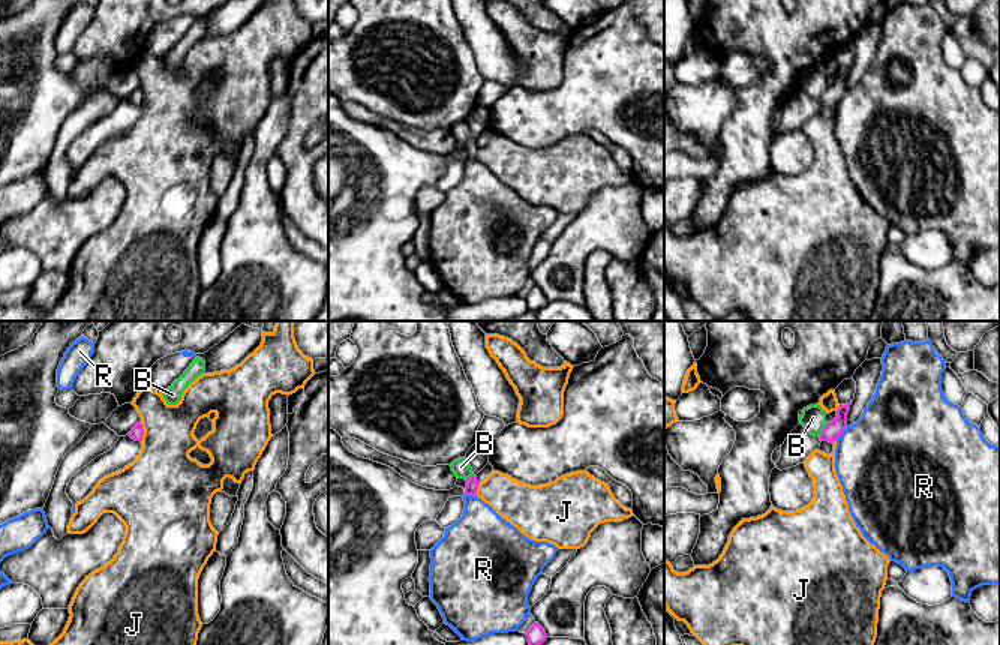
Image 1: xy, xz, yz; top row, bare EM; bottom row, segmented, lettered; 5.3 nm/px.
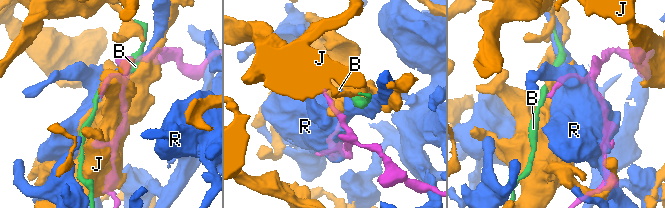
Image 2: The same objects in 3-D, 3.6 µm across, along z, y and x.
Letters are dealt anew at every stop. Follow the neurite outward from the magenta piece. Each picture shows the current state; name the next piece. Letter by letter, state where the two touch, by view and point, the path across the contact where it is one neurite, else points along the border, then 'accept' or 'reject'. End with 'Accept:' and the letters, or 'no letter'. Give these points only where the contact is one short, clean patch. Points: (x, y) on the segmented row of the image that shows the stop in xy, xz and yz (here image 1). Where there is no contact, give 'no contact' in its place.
B: yz (823, 431) | along yz (828, 423), (819, 437) | reject
J: xy (143, 432) | reject
R: yz (841, 432) | reject
Accept: no letter

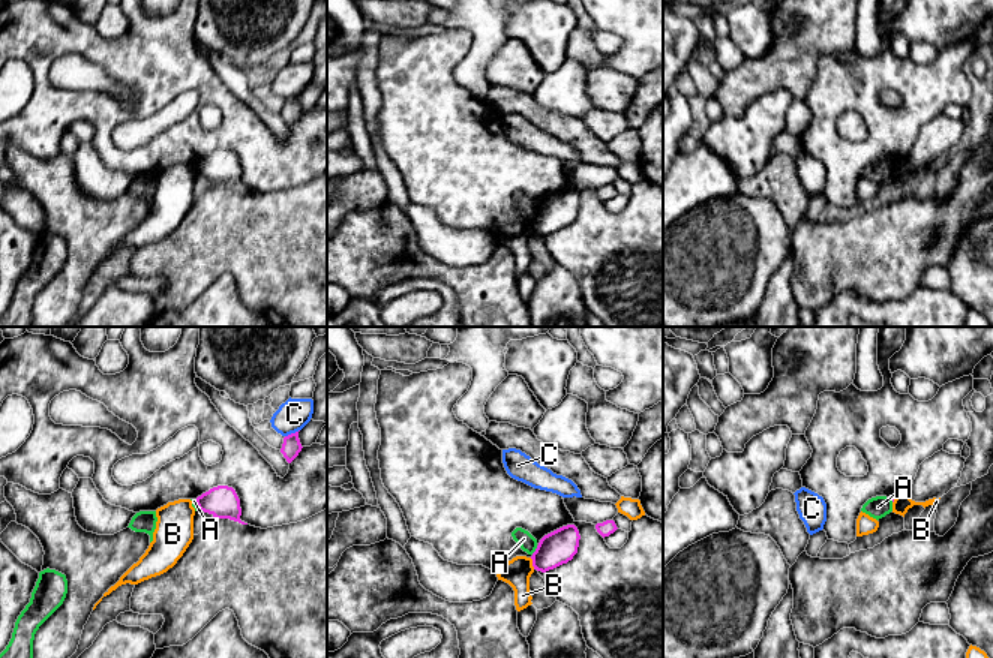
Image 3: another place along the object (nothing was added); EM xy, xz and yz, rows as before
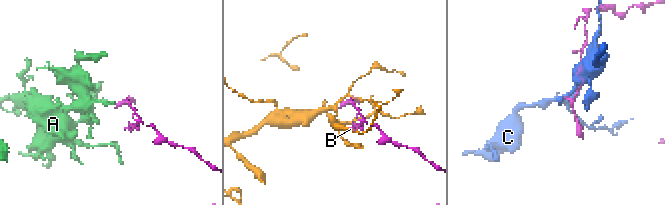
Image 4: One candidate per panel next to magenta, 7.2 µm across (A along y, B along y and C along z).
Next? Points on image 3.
A: xz (536, 550) | along xz (537, 546), (531, 553) | reject
B: xz (533, 564) | reject
C: xy (291, 433) | reject
Accept: no letter

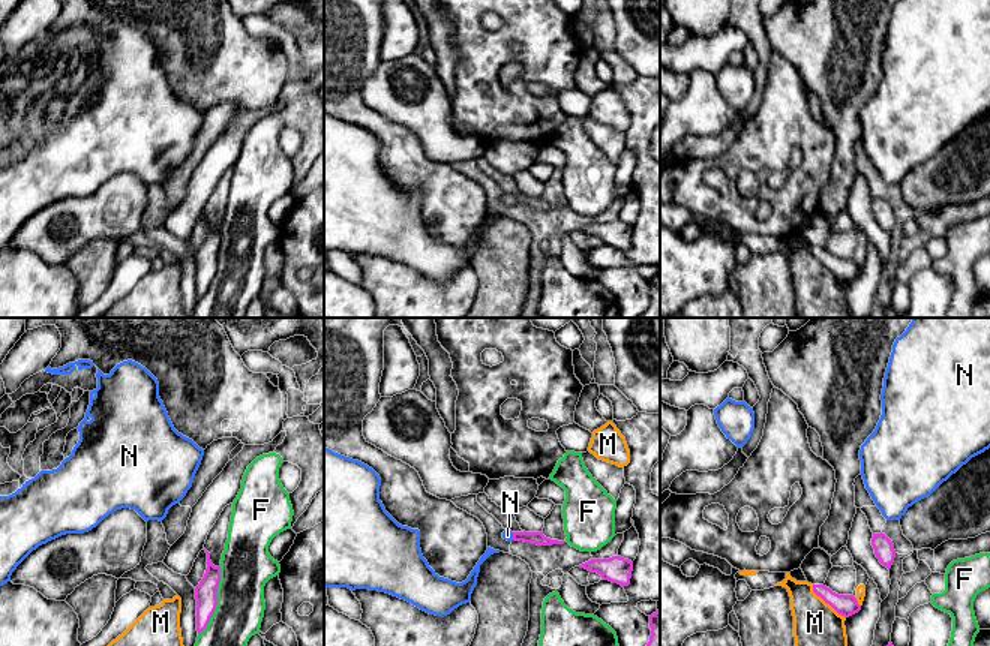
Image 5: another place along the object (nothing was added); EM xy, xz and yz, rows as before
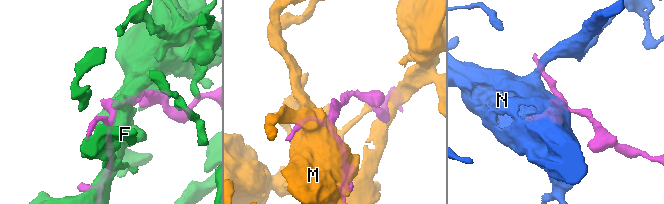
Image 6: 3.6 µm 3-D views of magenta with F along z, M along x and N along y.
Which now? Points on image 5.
F: xy (216, 601) | reject
M: yz (827, 603) | reject
N: xz (513, 537) | across xz (539, 538), (513, 537), (507, 535) | accept
Accept: N

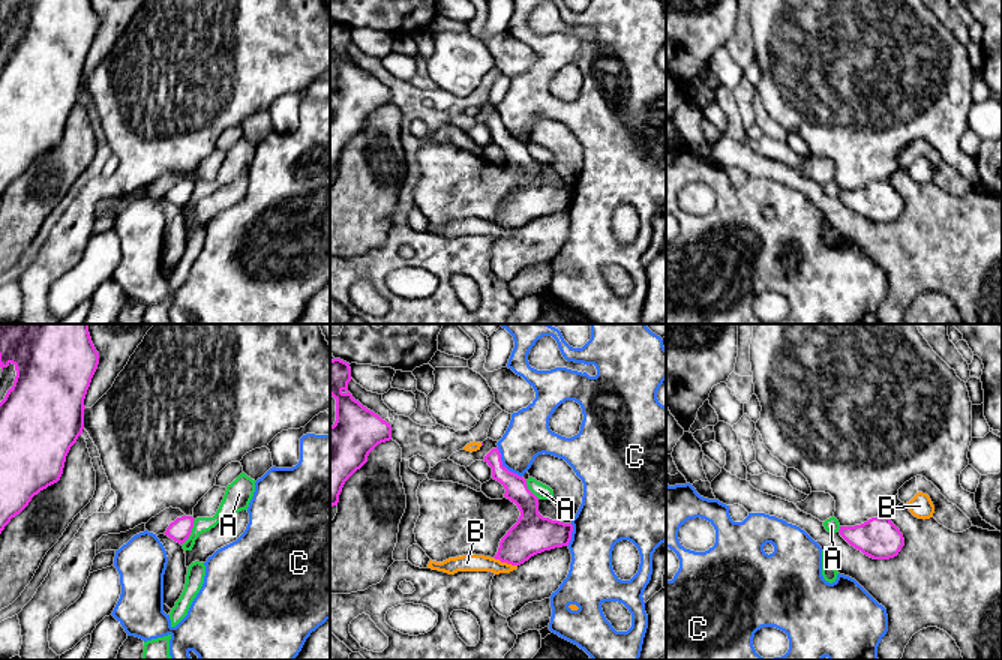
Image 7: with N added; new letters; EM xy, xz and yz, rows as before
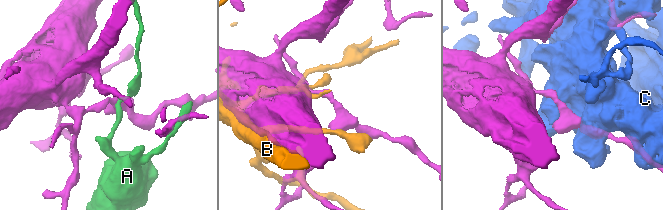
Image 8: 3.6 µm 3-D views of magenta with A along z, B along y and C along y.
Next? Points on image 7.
A: xy (191, 531) | along xy (195, 519), (189, 537), (182, 545) | reject
B: xz (506, 561) | reject
C: xz (504, 467) | reject
Accept: no letter

